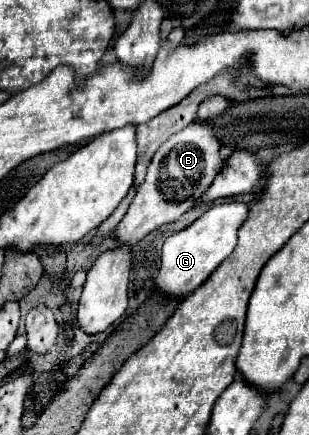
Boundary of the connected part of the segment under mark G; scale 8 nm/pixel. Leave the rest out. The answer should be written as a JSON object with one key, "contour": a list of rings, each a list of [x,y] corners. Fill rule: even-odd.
{"contour":[[[223,202],[213,204],[203,216],[199,216],[191,226],[177,234],[171,234],[163,244],[161,270],[155,278],[155,286],[165,296],[187,296],[197,286],[201,286],[209,274],[233,252],[237,244],[237,230],[245,222],[249,206],[243,202]]]}

